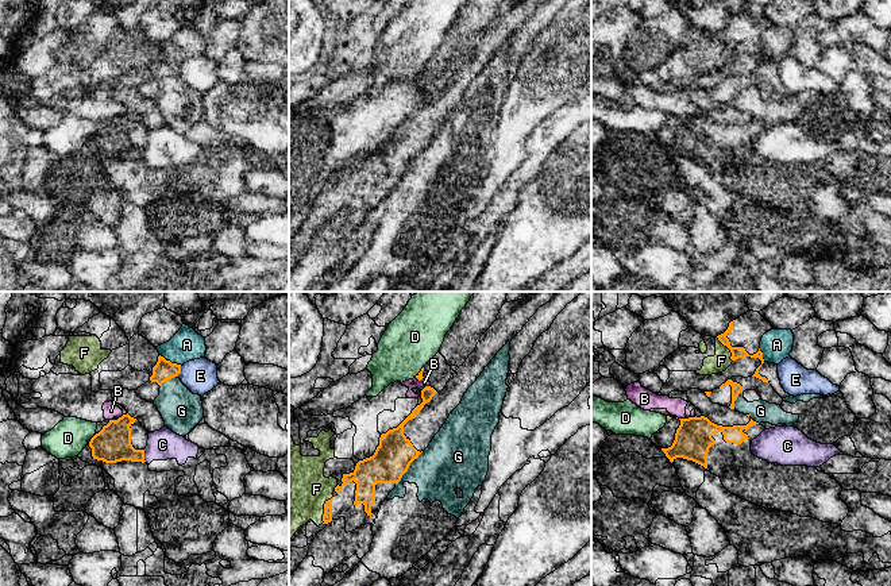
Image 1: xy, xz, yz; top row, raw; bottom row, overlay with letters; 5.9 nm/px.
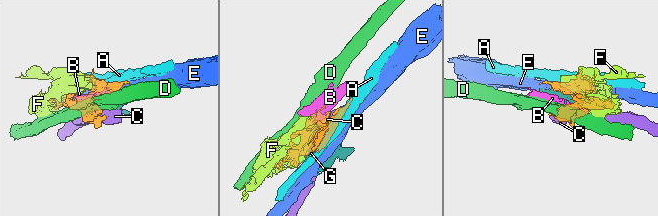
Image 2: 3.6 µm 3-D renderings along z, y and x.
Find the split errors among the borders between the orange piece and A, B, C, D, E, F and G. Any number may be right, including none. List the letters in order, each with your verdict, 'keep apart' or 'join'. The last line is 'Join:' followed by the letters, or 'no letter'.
A: keep apart
B: keep apart
C: keep apart
D: keep apart
E: keep apart
F: keep apart
G: keep apart
Join: no letter

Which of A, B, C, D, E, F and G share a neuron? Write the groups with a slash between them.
A F / B / C / D / E / G

